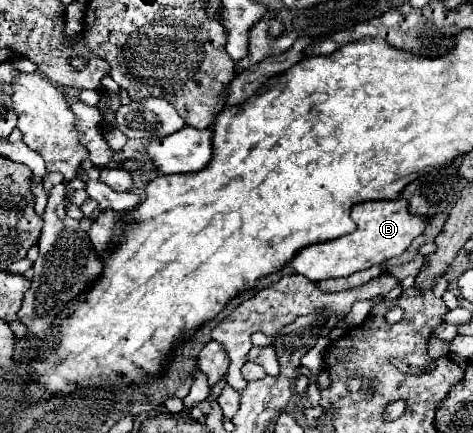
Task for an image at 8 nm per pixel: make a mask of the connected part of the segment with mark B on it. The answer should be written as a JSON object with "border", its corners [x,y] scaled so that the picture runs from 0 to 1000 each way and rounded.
{"border":[[[810,460],[810,464],[755,469],[746,473],[746,510],[755,515],[755,529],[746,538],[632,575],[611,603],[611,617],[619,617],[624,630],[653,640],[658,649],[734,640],[734,635],[746,635],[751,626],[805,612],[818,598],[848,589],[869,566],[869,557],[886,538],[894,538],[903,520],[903,506],[869,497],[860,487],[856,460],[822,460],[822,464]]]}

